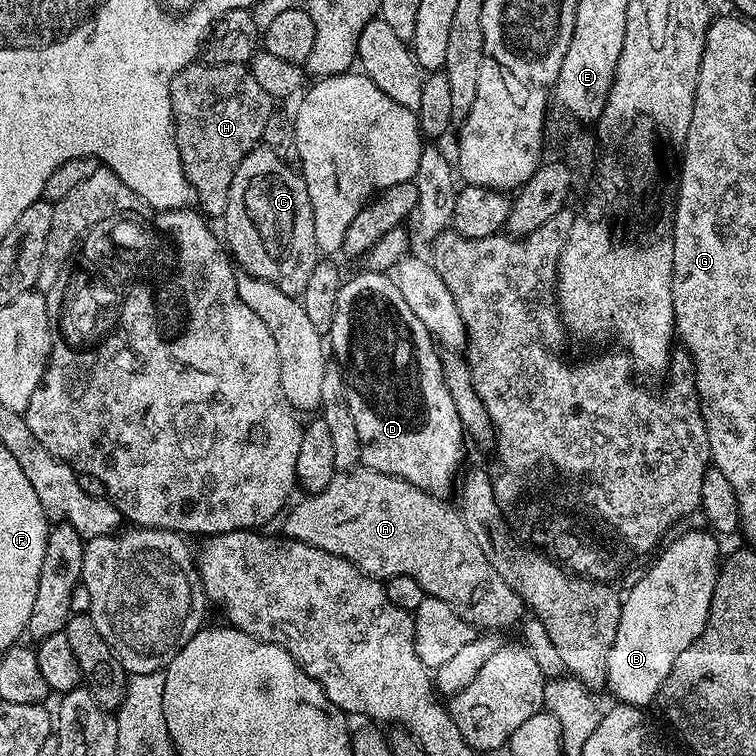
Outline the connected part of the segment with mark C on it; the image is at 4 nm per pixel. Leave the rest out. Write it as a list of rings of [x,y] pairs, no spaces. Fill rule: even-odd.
[[[253,148],[230,182],[230,202],[226,202],[222,223],[227,251],[247,275],[278,286],[282,294],[303,297],[310,270],[318,262],[318,249],[310,194],[303,175],[293,165],[282,162],[274,150]]]

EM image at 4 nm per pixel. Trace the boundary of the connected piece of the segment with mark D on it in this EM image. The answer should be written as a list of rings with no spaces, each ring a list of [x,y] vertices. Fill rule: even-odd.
[[[361,271],[360,276],[356,276],[353,280],[345,279],[340,285],[340,293],[338,294],[338,306],[334,310],[334,322],[332,323],[332,330],[330,333],[330,352],[334,355],[335,363],[340,365],[340,373],[344,379],[344,385],[346,386],[346,402],[350,402],[350,415],[354,417],[354,426],[358,426],[358,442],[360,443],[360,464],[365,468],[371,468],[374,472],[381,472],[387,476],[397,476],[402,478],[406,482],[410,482],[414,486],[419,488],[425,488],[432,496],[437,498],[447,497],[447,492],[451,490],[452,483],[457,483],[458,474],[456,471],[460,468],[460,463],[464,460],[464,440],[466,444],[466,433],[464,431],[464,424],[458,418],[458,409],[454,407],[454,398],[450,398],[450,390],[446,390],[446,378],[442,374],[442,362],[440,361],[440,352],[438,351],[437,341],[426,330],[426,326],[422,326],[422,318],[418,318],[418,314],[414,314],[414,310],[410,310],[410,306],[406,303],[406,298],[402,298],[402,294],[398,291],[398,286],[392,281],[391,275],[382,272],[366,272]]]

